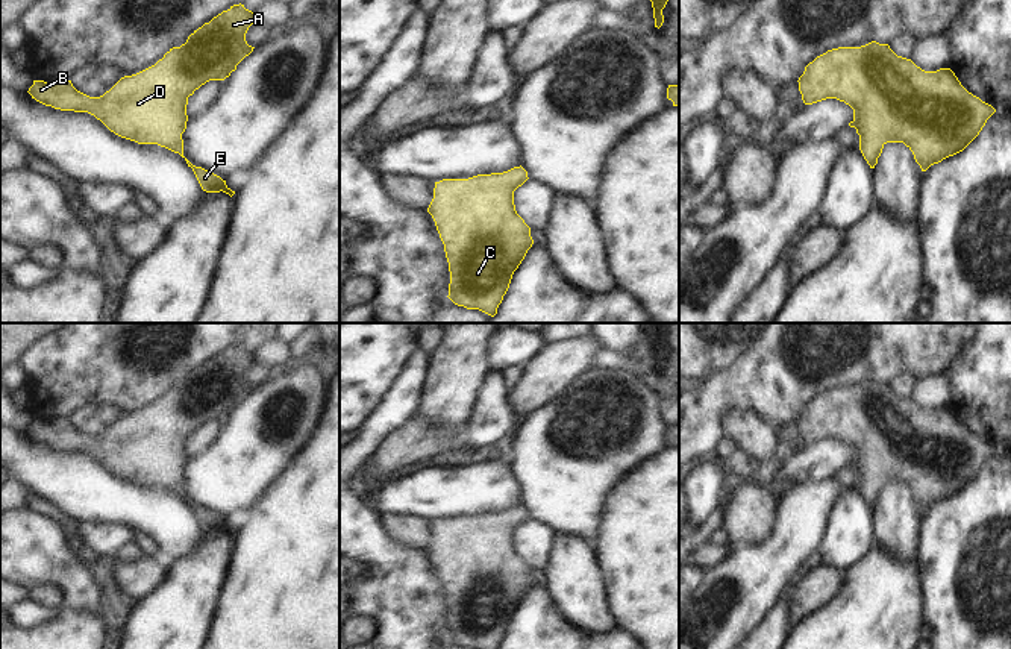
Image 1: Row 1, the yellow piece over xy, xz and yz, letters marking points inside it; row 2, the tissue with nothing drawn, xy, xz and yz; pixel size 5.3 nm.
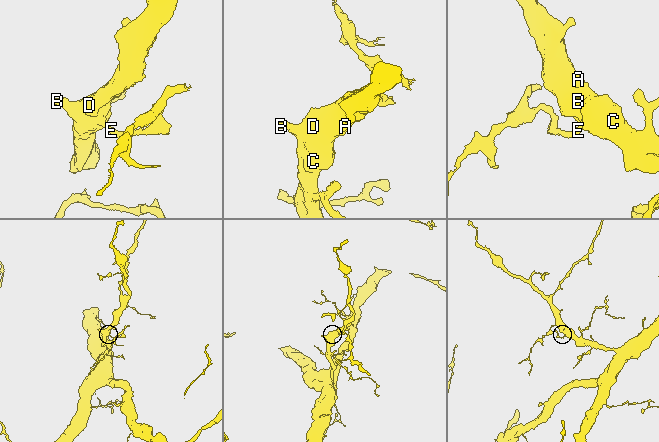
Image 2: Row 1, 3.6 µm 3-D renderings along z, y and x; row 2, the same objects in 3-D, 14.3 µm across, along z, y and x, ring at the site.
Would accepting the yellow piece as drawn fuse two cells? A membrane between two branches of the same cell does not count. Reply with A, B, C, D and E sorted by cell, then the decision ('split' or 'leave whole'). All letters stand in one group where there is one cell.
groups A B C D E; leave whole

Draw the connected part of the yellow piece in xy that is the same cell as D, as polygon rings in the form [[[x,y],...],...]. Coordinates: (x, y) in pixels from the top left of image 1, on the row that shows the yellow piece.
[[[233,5],[227,11],[223,11],[217,17],[214,17],[209,23],[205,23],[202,27],[194,30],[185,44],[180,47],[170,49],[162,59],[159,59],[155,65],[132,74],[121,77],[109,91],[106,91],[100,97],[89,97],[80,91],[77,91],[71,80],[61,79],[55,80],[52,83],[47,83],[44,80],[33,80],[33,85],[29,88],[29,94],[36,102],[52,106],[55,109],[61,111],[74,111],[74,112],[88,112],[94,115],[97,120],[100,120],[111,132],[115,135],[135,141],[138,144],[158,144],[161,147],[165,147],[174,153],[179,153],[188,164],[188,167],[192,168],[200,187],[206,193],[226,193],[230,197],[235,194],[227,185],[226,180],[223,180],[220,176],[202,168],[192,165],[185,156],[183,156],[183,140],[182,133],[186,129],[186,105],[188,97],[194,94],[196,89],[199,89],[202,85],[205,85],[209,80],[224,80],[230,76],[232,71],[236,70],[236,65],[249,56],[255,47],[249,45],[246,41],[246,33],[249,27],[255,23],[255,14],[244,8],[244,5]]]

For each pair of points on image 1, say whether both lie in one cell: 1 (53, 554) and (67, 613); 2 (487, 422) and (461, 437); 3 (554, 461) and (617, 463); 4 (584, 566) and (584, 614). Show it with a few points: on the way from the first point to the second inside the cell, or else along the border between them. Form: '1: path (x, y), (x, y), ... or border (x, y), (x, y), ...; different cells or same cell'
1: border (67, 602), (78, 608), (96, 608), (99, 611); different cells
2: border (467, 429), (470, 448); different cells
3: path (569, 461), (602, 461); same cell
4: path (584, 578), (584, 602); same cell

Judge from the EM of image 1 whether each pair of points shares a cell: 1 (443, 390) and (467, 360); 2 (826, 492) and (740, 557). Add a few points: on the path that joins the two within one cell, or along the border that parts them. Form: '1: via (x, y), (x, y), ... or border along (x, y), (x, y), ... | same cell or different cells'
1: via (450, 382), (460, 373), (460, 367) | same cell
2: via (805, 513), (761, 557) | same cell

